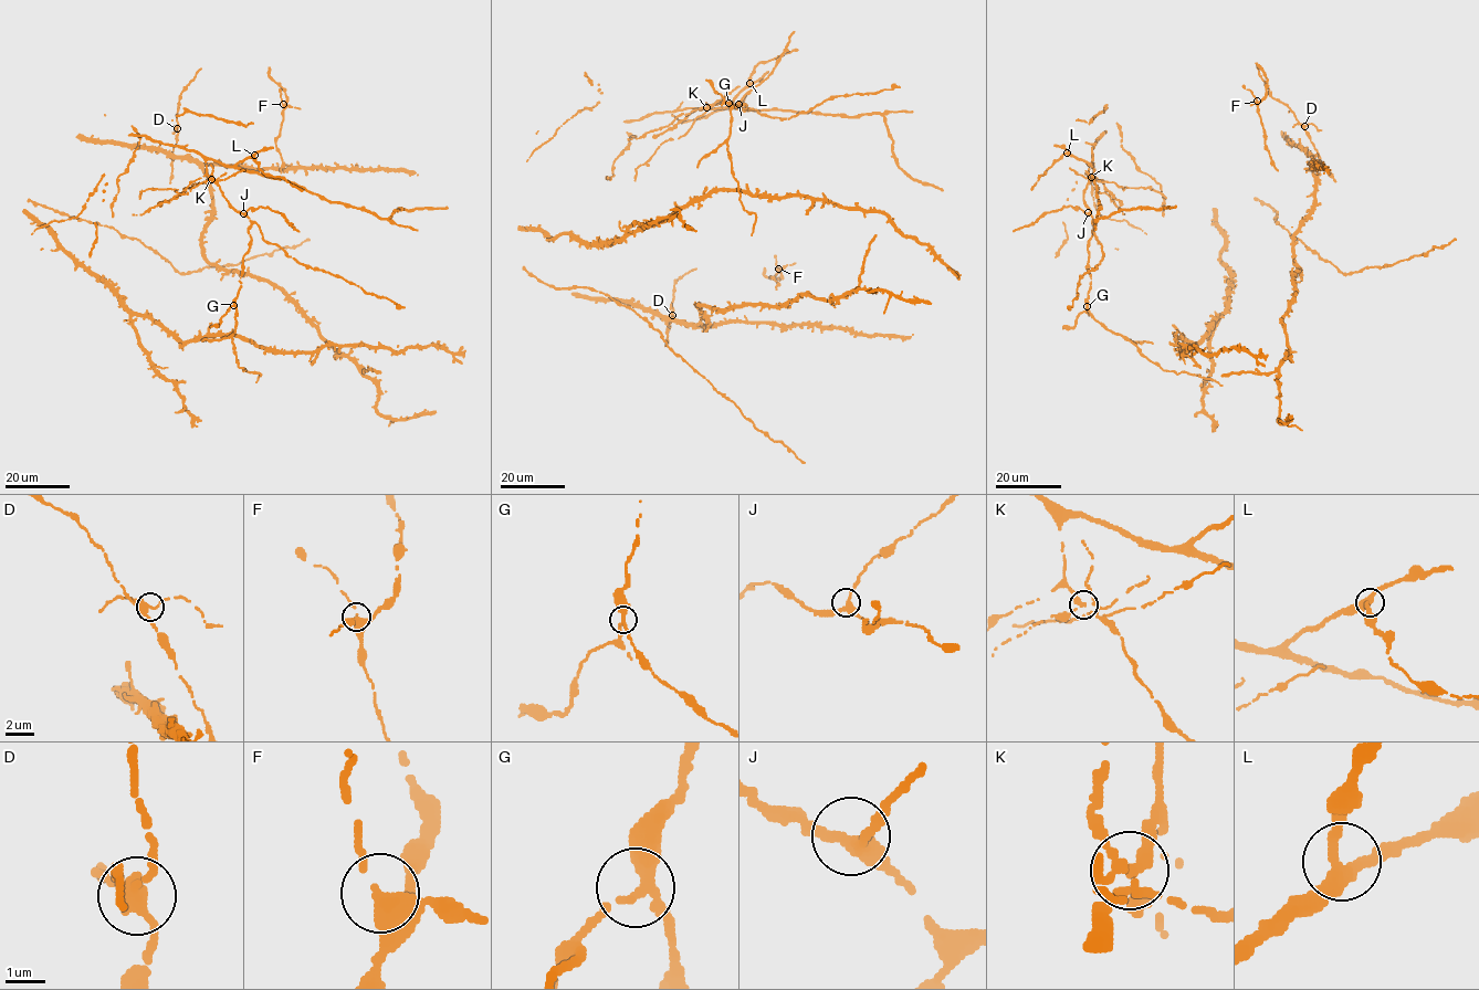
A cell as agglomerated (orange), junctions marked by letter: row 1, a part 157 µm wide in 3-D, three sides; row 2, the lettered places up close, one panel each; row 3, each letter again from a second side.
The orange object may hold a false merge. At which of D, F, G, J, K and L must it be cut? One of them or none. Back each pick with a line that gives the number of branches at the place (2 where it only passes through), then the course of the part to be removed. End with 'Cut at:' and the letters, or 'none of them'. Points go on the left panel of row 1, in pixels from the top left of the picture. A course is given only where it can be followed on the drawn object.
K: branches 4; course (210, 179), (189, 188), (140, 191), (139, 199)
Cut at: K

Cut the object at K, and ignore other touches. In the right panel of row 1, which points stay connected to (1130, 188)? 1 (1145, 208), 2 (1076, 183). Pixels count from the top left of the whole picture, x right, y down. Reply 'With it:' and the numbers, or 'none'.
With it: none

